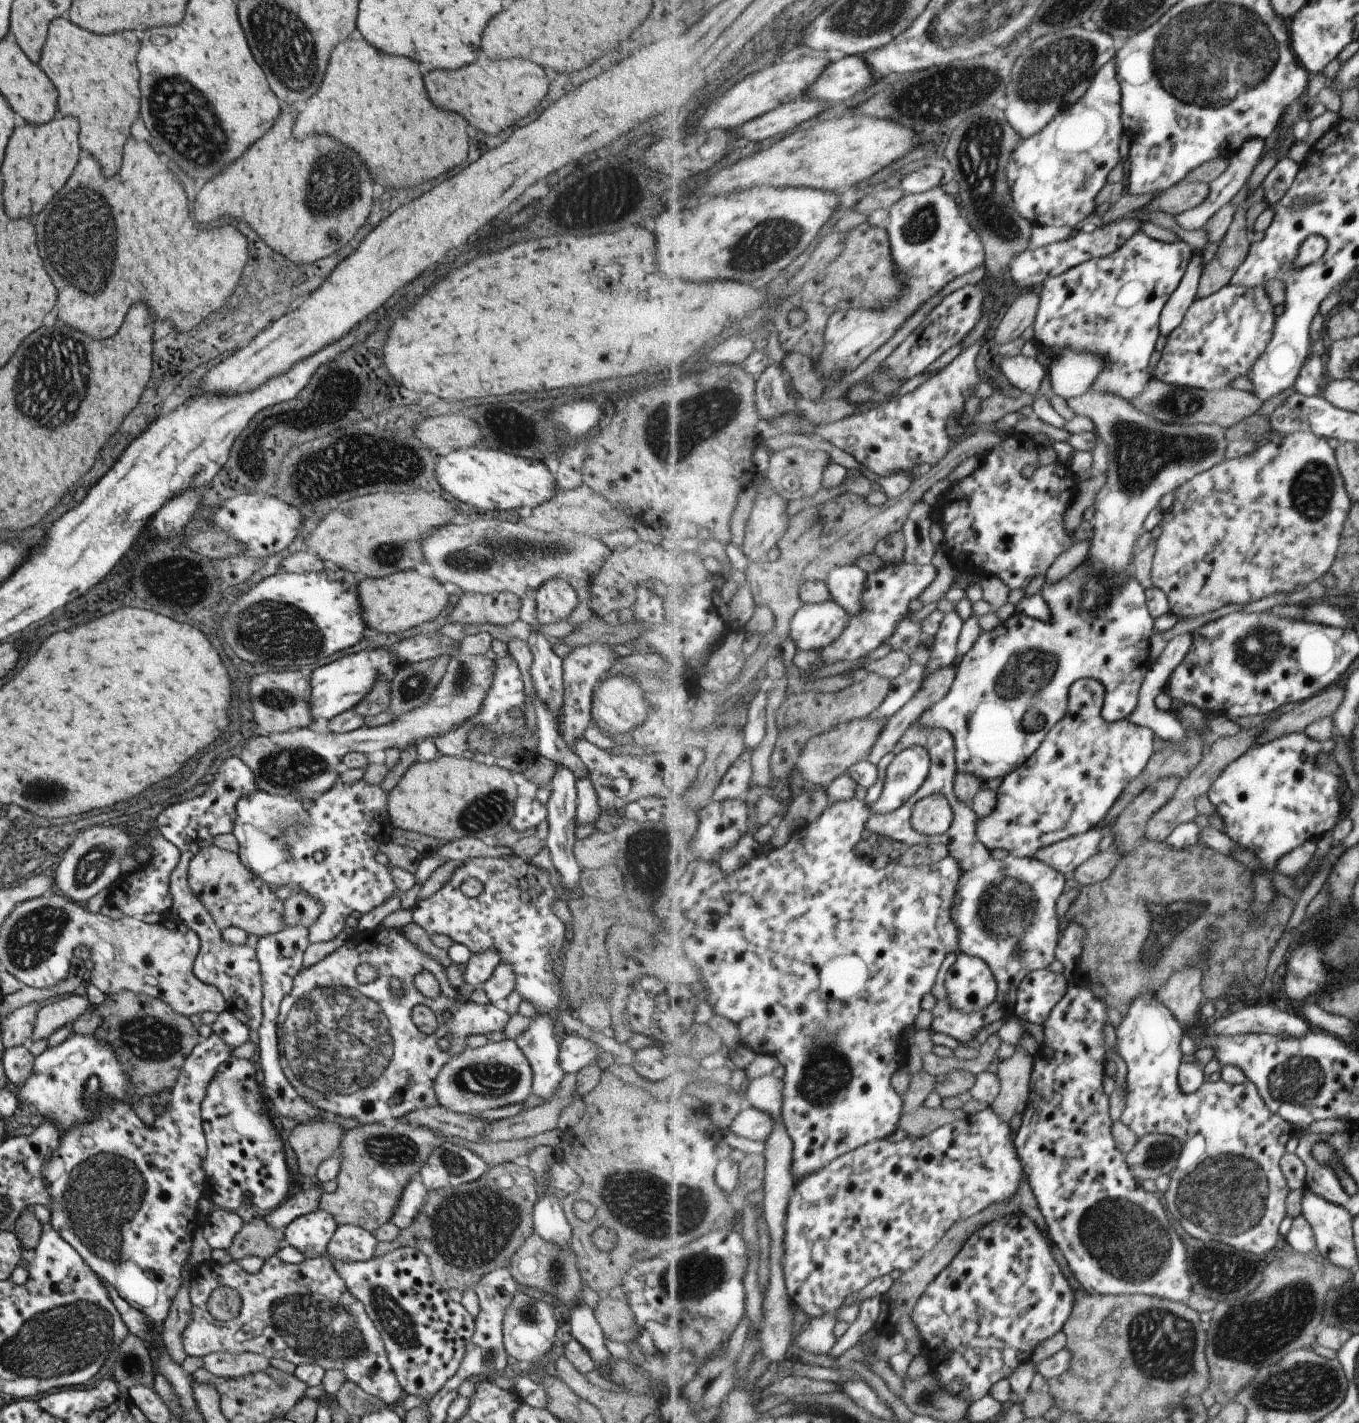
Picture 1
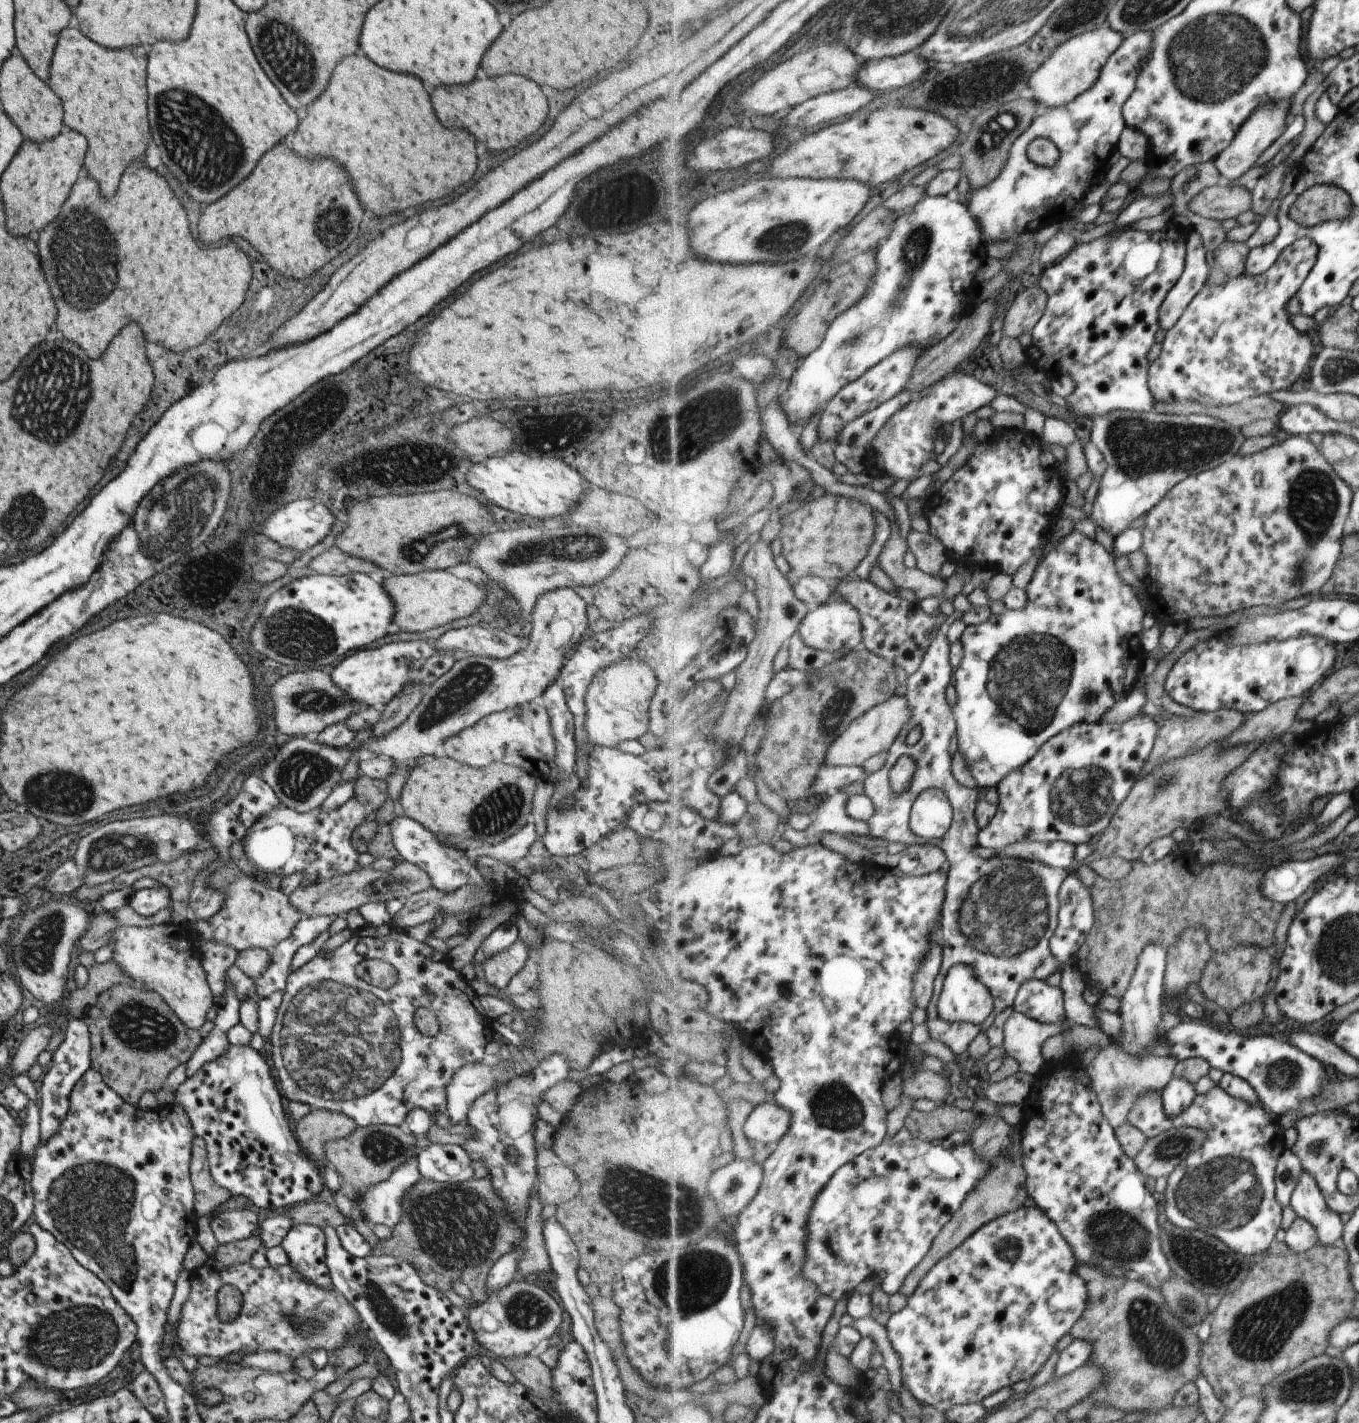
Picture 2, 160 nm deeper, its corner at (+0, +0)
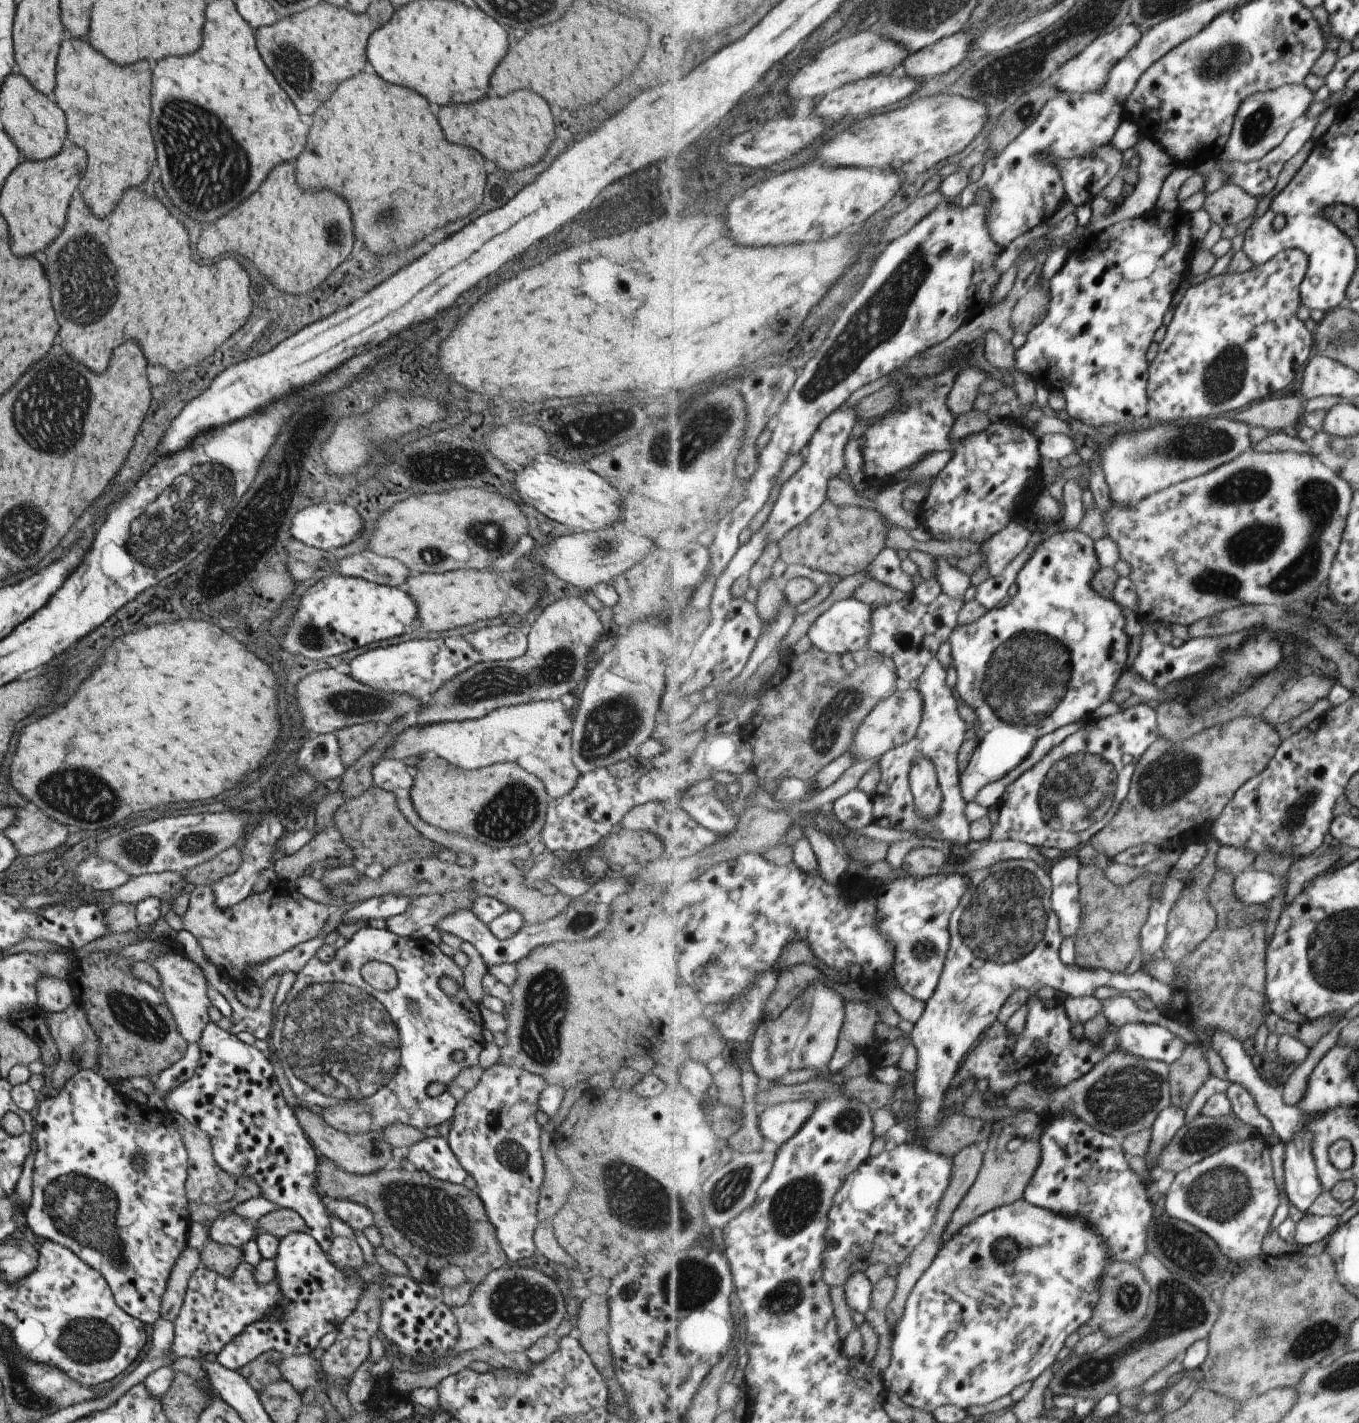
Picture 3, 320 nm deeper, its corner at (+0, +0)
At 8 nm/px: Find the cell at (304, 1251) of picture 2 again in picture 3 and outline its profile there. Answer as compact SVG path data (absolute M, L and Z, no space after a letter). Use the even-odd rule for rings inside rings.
M306 1230L288 1233L279 1239L274 1262L277 1284L285 1298L283 1310L279 1316L269 1316L263 1322L246 1326L239 1336L225 1344L216 1355L216 1362L223 1368L238 1372L245 1364L269 1351L283 1357L309 1355L320 1339L336 1331L357 1306L361 1282L357 1282L357 1278L350 1281L343 1278Z

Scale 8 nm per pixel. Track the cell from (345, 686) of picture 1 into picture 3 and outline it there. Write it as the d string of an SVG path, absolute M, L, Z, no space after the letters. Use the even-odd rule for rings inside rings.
M447 636L435 640L410 640L367 650L361 656L351 659L347 676L379 692L423 699L469 666L479 662L482 662L481 655L469 646L465 636Z

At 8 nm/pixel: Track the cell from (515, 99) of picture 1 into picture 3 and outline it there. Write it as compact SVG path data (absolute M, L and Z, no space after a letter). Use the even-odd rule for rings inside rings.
M527 90L513 92L505 98L485 98L483 102L469 106L443 106L437 120L447 142L477 150L485 160L505 172L535 164L549 150L549 144L555 138L549 106Z

